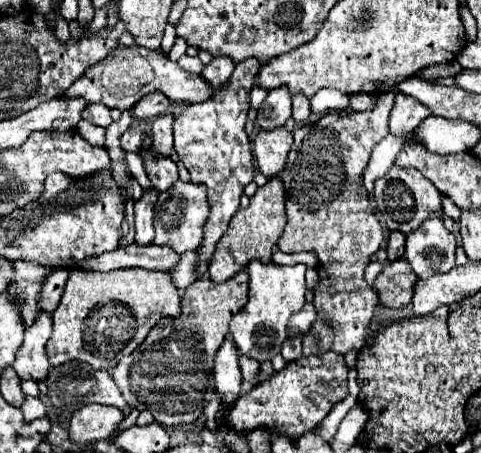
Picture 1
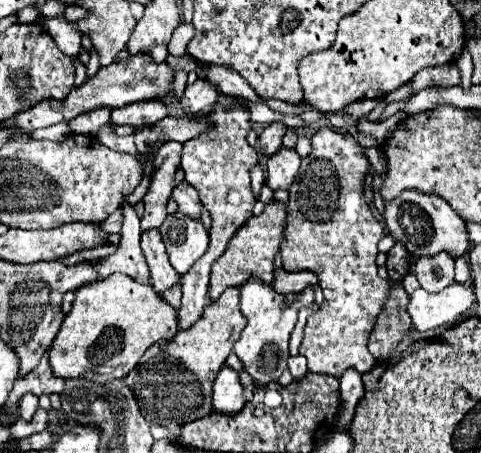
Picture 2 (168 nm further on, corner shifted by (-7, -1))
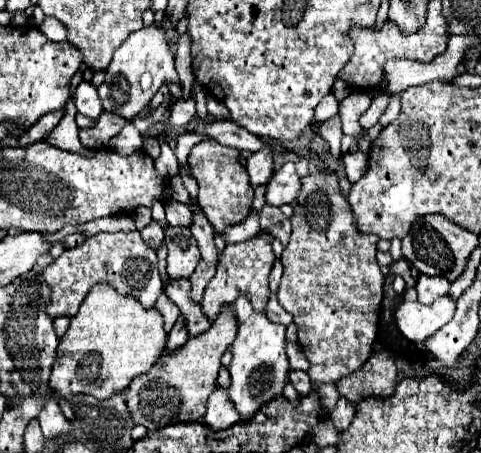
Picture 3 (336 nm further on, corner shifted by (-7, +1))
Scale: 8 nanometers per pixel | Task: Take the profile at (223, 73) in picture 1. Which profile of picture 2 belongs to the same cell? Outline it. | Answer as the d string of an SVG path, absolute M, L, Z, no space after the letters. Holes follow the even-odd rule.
M196 80L192 86L186 88L180 104L186 114L200 114L210 106L214 106L216 98L218 98L218 92L208 80Z

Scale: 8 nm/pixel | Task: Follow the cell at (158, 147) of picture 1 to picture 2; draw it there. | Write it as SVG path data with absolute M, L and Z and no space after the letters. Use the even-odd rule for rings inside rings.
M166 142L158 148L156 160L154 160L154 172L150 190L144 196L144 216L142 216L142 232L160 228L160 224L166 220L166 204L172 192L172 180L176 174L176 168L180 164L182 156L182 144L180 142Z

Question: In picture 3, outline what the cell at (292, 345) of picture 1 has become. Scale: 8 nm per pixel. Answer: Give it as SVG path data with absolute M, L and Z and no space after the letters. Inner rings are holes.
M290 370L288 378L294 384L294 388L298 390L298 394L306 394L306 392L312 390L312 382L310 382L310 378L304 370Z

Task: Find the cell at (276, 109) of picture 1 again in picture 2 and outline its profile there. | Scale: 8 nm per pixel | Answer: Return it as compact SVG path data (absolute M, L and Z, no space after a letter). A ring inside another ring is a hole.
M274 122L274 124L266 126L266 128L260 132L258 140L260 140L260 148L262 148L264 156L270 158L272 154L276 154L276 150L282 148L282 136L284 136L284 134L286 134L286 126L284 126L282 122Z

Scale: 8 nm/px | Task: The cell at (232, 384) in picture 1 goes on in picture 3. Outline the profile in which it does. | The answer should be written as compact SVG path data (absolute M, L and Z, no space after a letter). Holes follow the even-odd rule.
M216 386L216 390L208 398L208 410L204 416L204 424L212 426L214 430L222 430L222 428L234 426L238 420L240 420L240 414L234 402L228 398L228 390L222 386Z

